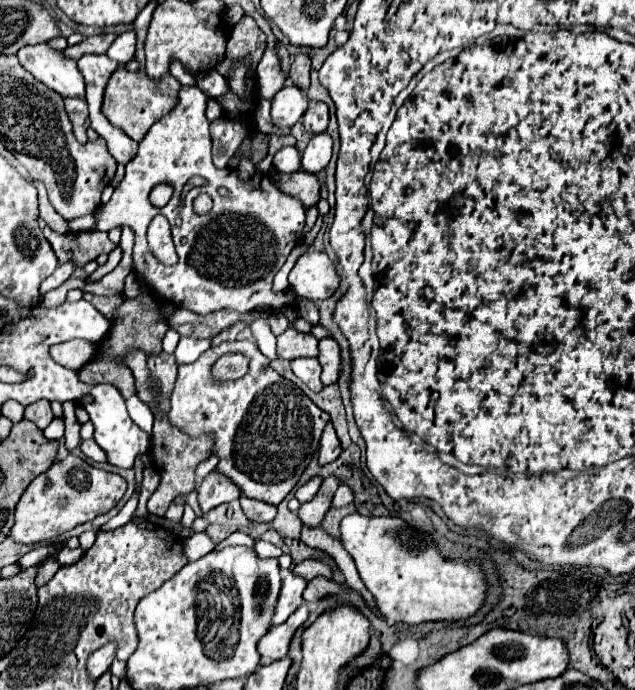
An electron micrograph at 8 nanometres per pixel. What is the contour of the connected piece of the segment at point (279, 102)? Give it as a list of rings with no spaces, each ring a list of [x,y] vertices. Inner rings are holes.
[[[285,84],[271,102],[271,118],[279,128],[291,128],[307,110],[307,94],[293,84]]]

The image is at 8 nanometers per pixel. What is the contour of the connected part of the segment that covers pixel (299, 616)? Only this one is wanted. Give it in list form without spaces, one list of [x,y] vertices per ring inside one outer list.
[[[303,604],[287,618],[287,622],[273,626],[271,632],[267,632],[267,636],[263,636],[263,640],[259,640],[261,658],[265,662],[285,658],[289,652],[289,644],[291,644],[293,634],[297,632],[299,626],[303,626],[307,622],[307,618],[309,618],[309,608],[307,608],[307,604]]]

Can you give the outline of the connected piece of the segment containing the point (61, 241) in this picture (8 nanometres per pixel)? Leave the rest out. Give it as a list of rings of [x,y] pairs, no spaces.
[[[51,228],[43,230],[47,242],[51,244],[59,264],[65,264],[69,258],[77,262],[77,268],[83,268],[87,262],[95,260],[99,254],[109,254],[115,250],[115,244],[107,238],[107,232],[69,232],[57,234]]]

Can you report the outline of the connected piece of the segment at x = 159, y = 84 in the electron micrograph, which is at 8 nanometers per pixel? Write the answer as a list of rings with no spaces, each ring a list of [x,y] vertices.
[[[119,66],[105,86],[101,112],[115,128],[121,128],[129,138],[139,142],[161,116],[171,112],[177,92],[179,82],[171,74],[165,74],[159,80],[149,80],[145,72],[129,72],[127,68]]]

